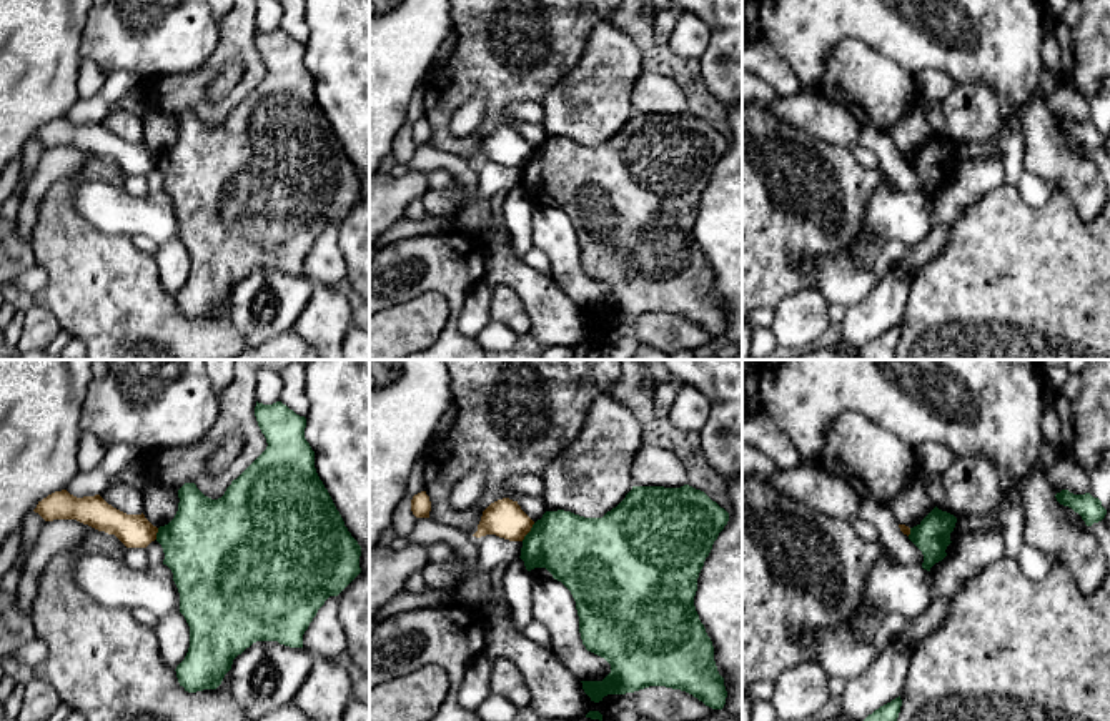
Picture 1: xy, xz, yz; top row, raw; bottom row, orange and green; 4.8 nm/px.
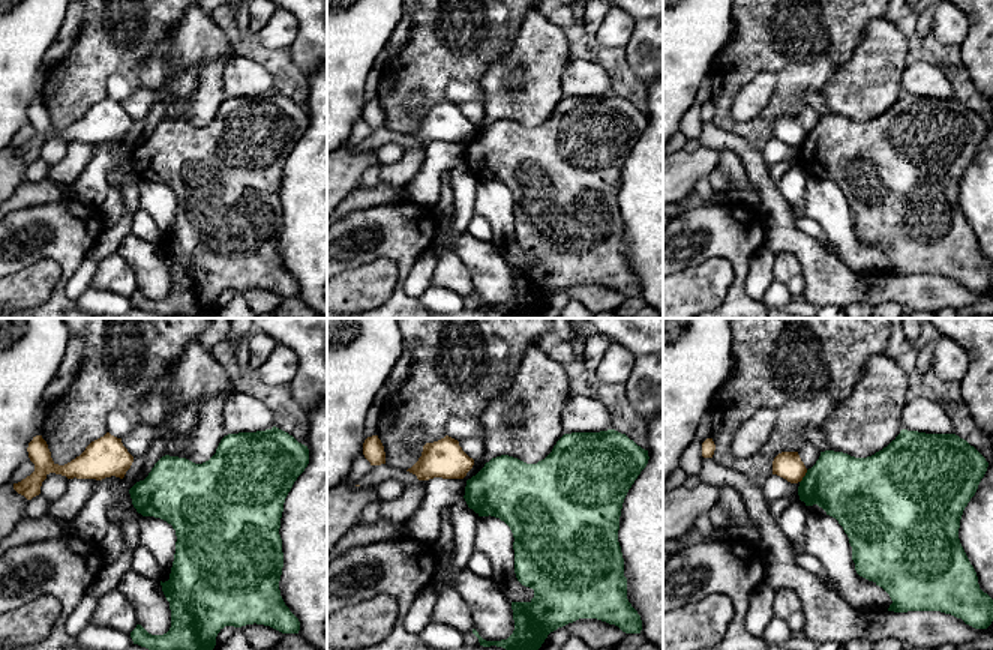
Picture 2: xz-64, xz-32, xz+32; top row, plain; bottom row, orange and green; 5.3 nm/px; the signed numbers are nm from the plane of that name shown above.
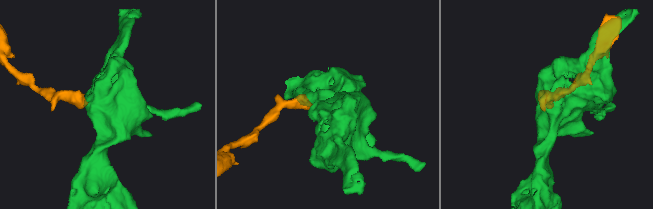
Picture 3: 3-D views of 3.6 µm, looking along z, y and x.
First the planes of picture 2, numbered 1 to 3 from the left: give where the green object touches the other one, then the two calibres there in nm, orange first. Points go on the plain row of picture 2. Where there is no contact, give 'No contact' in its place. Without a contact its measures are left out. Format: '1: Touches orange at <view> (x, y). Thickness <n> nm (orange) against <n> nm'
1: No contact
2: No contact
3: Touches orange at xz+32 (804, 138). Thickness 140 nm (orange) against 340 nm

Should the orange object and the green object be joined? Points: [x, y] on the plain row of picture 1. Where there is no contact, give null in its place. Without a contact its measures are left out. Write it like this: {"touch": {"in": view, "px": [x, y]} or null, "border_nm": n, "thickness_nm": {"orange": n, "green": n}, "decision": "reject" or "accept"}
{"touch": {"in": "xz", "px": [530, 157]}, "border_nm": 110, "thickness_nm": {"orange": 190, "green": 320}, "decision": "reject"}

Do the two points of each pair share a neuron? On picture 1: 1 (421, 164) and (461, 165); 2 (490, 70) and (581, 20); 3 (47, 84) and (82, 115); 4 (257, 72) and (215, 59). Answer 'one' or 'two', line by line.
1: one
2: one
3: two
4: one

